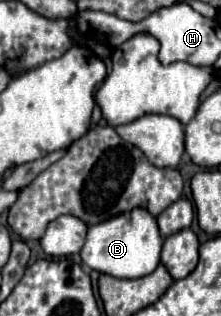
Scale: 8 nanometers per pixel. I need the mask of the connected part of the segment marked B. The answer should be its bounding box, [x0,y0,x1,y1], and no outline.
[81,207,163,279]

